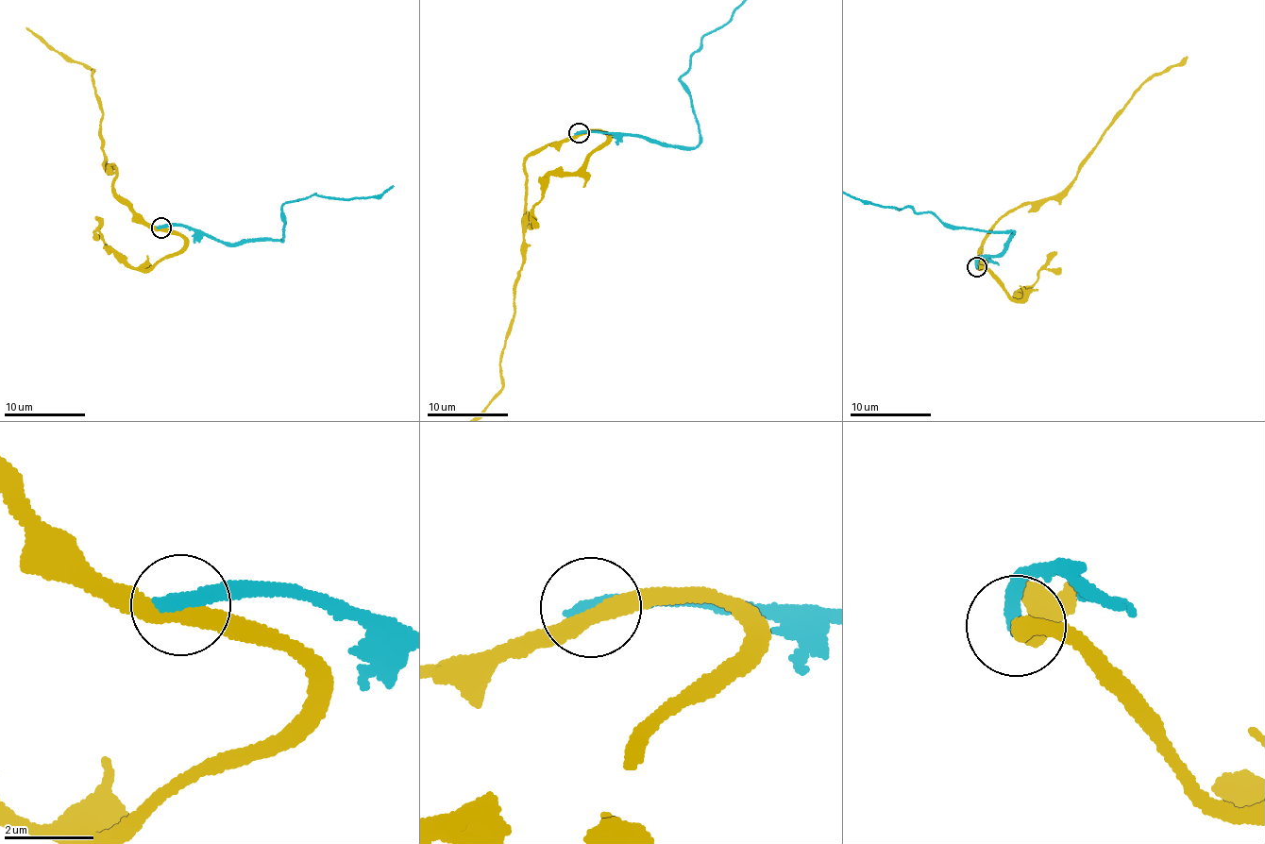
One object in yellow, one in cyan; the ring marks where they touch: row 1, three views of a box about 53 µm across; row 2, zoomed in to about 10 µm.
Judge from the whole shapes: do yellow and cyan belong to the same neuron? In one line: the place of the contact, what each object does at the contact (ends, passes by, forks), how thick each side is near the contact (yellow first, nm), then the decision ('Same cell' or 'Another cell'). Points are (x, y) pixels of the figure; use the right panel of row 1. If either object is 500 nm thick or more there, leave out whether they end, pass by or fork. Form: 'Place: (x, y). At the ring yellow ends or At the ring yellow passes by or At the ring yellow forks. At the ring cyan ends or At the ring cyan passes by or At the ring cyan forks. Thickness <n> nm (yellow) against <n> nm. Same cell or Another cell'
Place: (977, 266). At the ring yellow passes by. At the ring cyan ends. Thickness 380 nm (yellow) against 400 nm. Another cell

